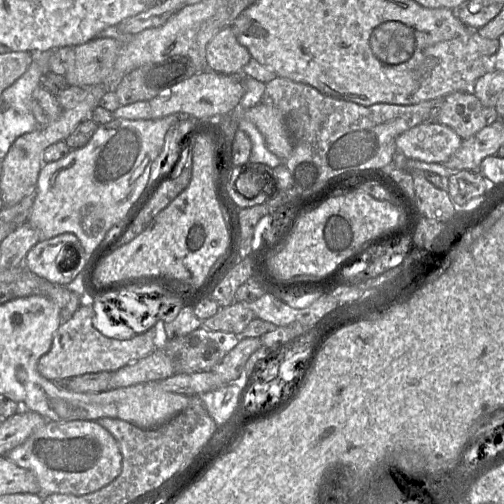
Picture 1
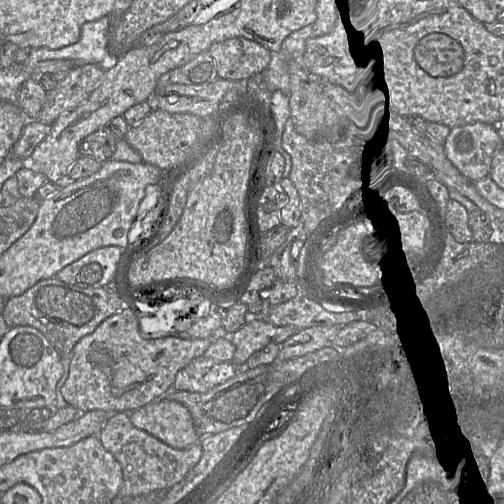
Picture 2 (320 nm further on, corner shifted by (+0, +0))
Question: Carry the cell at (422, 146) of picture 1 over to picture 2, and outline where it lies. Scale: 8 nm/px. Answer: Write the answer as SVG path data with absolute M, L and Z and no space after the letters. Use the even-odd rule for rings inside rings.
M476 122L451 129L444 149L458 171L474 182L489 176L494 152L500 145L497 126Z

